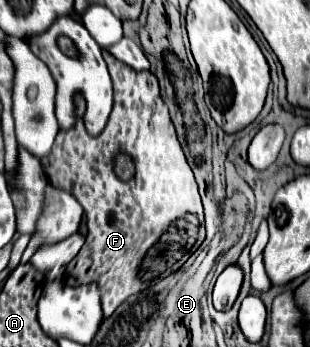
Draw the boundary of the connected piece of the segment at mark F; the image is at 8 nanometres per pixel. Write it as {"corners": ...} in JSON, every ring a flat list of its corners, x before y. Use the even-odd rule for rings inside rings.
{"corners":[[104,51,104,61,108,63,108,71,114,83,114,109,110,115,110,121,106,129,92,137,88,131,84,131,84,123,76,123,68,131,60,131,54,147,50,151,48,165,54,171,56,185,74,197,78,197,78,203,84,207,86,213,86,227,88,235,86,241,76,255,70,271,68,271,68,283,72,287,78,285,100,285,100,299,102,299,102,319,110,317,116,307,126,301,130,295,136,295,146,289,146,283,138,279,138,267,142,261,142,253,146,253,154,243,158,243,158,237,178,219,184,215,198,215,202,213,202,203,198,195,198,185,194,181,192,169,186,163,184,151,178,143,174,125,168,115,168,107,164,105,158,89,158,81,150,71,134,71,126,63,112,57,112,53],[118,153,130,155,134,159,136,173,130,181,122,181,114,173,114,159]]}

